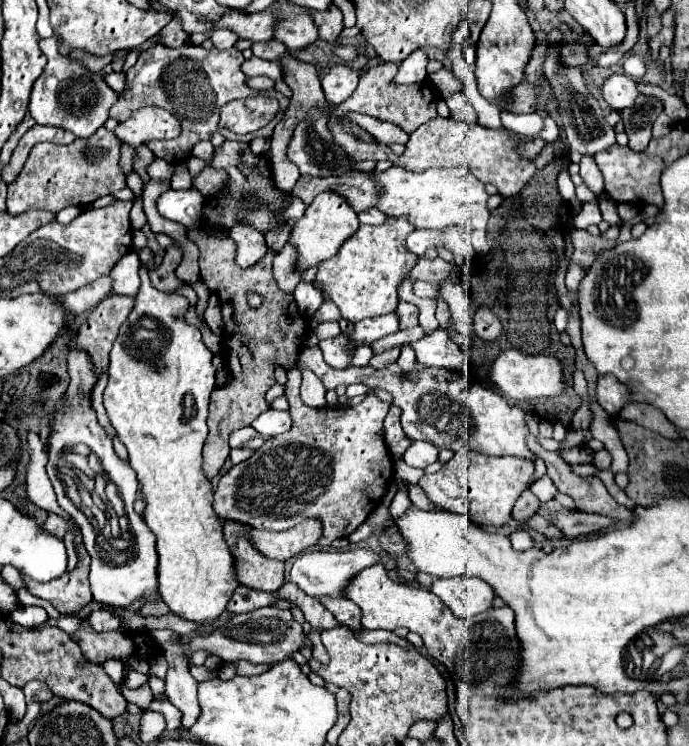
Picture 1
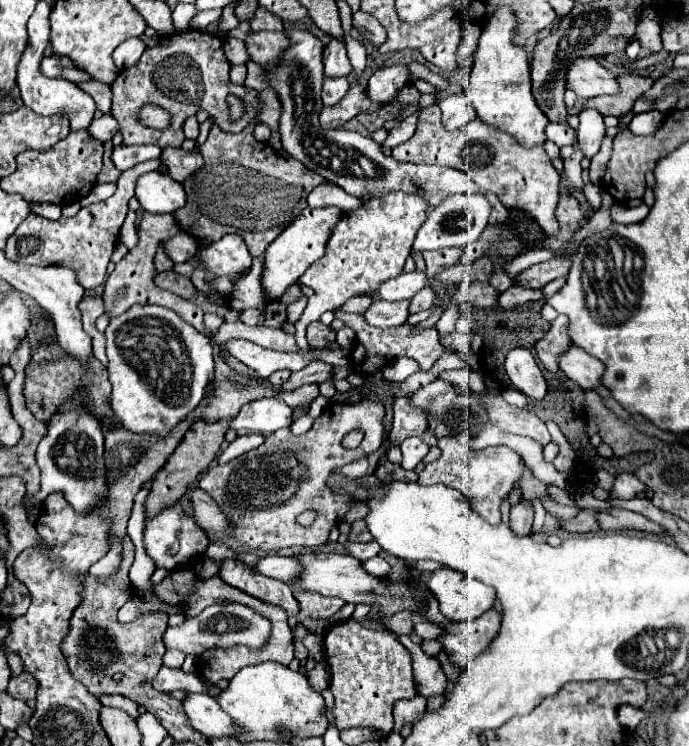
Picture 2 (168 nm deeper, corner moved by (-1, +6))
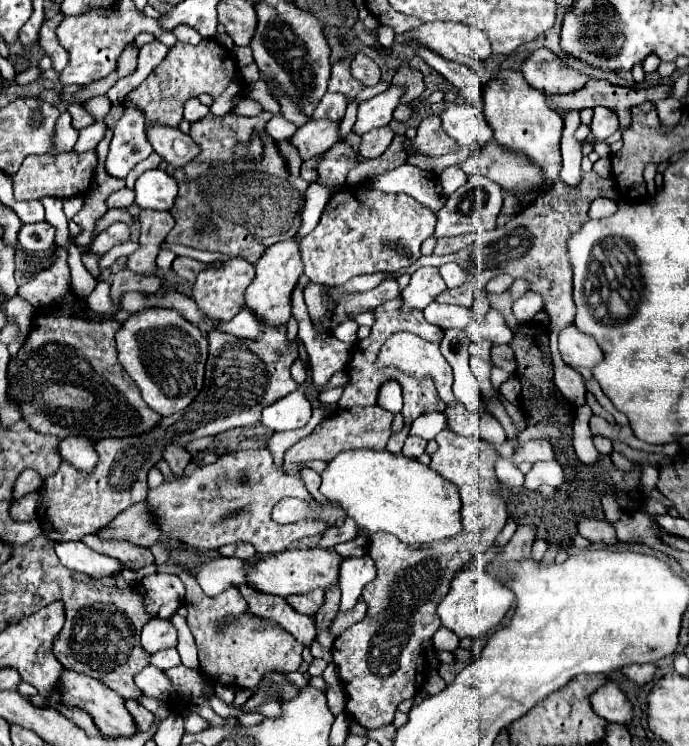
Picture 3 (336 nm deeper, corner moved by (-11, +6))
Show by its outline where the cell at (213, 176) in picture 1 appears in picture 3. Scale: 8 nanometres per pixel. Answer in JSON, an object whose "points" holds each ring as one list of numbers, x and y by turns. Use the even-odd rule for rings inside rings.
{"points":[[150,127,146,131,154,151,172,167,184,167,200,155,200,147,178,129,172,127]]}

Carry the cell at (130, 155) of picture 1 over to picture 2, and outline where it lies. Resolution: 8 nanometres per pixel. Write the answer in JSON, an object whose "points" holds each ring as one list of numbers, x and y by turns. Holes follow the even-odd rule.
{"points":[[111,141,104,143,104,153,102,155,102,171,98,173,98,179,96,183,116,183,118,177,120,177,120,171,116,171,114,163,112,163,111,154,113,150,113,144]]}

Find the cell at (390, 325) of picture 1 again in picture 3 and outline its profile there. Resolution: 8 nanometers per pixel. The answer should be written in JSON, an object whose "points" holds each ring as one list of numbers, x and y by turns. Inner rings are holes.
{"points":[[420,267,408,287,402,291,402,309,404,313,408,311,424,311,432,301,434,297,444,291,444,279,438,271,438,267]]}

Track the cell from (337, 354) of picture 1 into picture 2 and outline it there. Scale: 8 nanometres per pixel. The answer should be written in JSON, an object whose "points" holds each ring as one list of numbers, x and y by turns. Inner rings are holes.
{"points":[[314,321,306,329,306,339,310,347,328,347,336,339,336,331,322,325,320,321]]}

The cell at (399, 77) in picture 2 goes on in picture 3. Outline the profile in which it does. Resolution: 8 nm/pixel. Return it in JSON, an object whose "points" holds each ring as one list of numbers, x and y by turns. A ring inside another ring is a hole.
{"points":[[388,85,386,91,378,93,376,97,372,97,372,99,368,99,364,103,360,103,354,131,364,135,370,129,388,125,392,121,394,109,400,105,400,97,404,95,404,91,406,91,406,87]]}

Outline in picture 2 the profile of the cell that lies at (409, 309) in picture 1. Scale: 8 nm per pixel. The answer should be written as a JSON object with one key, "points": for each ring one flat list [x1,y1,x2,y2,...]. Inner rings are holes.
{"points":[[426,285,426,287,422,287,422,291,418,291,418,293,412,297,410,311,412,311,412,313,426,311,426,309,432,309,434,303,436,303,436,291,432,289,432,285]]}

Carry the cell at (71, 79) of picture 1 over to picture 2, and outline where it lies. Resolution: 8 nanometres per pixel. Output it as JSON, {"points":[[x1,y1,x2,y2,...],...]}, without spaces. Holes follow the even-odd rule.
{"points":[[38,1,32,17,28,19,28,45,26,45,26,51,22,53,22,59,18,63,18,87,20,87,20,97,24,101,26,107,30,107,34,113,42,113,42,115,68,115,70,119,70,129,72,131,78,131,78,129,88,129,88,125,92,123,92,117,94,117,94,111,96,111,96,103,94,99,84,93,76,83,72,81,66,81,62,77,58,79,48,79,44,77,38,67,40,67,40,61,44,57,44,47,50,39,50,21,48,21,48,15,50,15,50,7,46,1]]}

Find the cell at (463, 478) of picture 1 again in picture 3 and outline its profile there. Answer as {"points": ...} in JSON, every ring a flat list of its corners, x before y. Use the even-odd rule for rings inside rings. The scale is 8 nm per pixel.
{"points":[[442,431,436,435,436,441,440,449,432,455,430,467,442,475,444,479,452,481,460,489,462,497,462,523,464,531,456,535,456,539,448,539,448,543,430,543,428,547,412,547,400,543,394,535,374,535,368,545,368,555,376,561,378,575,374,581,370,581,364,587,364,597,366,593,384,593,384,611,376,613,374,611,360,623,348,627,338,639,332,649,334,663,340,669,340,679,344,691,350,695,346,701,346,713,352,715,354,721,368,729,380,729,386,727,394,721,394,713,400,701,412,699,419,690,422,689,423,682,427,674,425,672,424,657,422,657,422,641,430,639,434,631,440,627,440,617,436,613,436,607,440,605,442,597,450,589,450,581,456,575,456,571,468,563,474,555,486,551,494,539,502,533,506,521,508,521,508,509,506,501,500,497,500,487,496,479,494,465,500,459,500,453,486,443,484,439,468,439,460,437,454,431]]}

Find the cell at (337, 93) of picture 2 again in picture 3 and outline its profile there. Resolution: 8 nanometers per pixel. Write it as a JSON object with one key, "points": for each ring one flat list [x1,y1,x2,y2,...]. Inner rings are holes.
{"points":[[326,93,314,111,314,119,320,119,320,117,342,119,346,113,346,105,348,105,348,101,342,93]]}

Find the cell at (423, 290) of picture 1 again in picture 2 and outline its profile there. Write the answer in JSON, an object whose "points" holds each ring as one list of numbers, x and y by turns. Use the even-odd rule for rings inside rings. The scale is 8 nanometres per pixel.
{"points":[[414,271,414,273,402,273,396,279,388,279,382,283,378,289,378,299,384,301,400,301,400,299,412,299,416,291,420,291,426,285,424,273]]}

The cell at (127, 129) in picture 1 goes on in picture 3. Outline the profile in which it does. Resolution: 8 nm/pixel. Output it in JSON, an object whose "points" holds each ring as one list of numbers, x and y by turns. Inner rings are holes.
{"points":[[96,121,96,123,88,125,86,129,82,129,80,131,80,139,74,145,74,151,82,153,82,151,88,151,88,149,96,149,96,145,104,139,106,129,108,129,108,125,104,121]]}

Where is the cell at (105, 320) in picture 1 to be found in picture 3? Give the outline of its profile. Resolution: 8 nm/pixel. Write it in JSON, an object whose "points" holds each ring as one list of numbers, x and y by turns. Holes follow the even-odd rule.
{"points":[[142,209,138,219,142,223,142,233,138,249,128,257,128,269,132,269,138,275,150,277,158,269,156,257,160,253,162,243,166,241,166,235,174,227,174,219,168,211,148,211,148,209]]}

